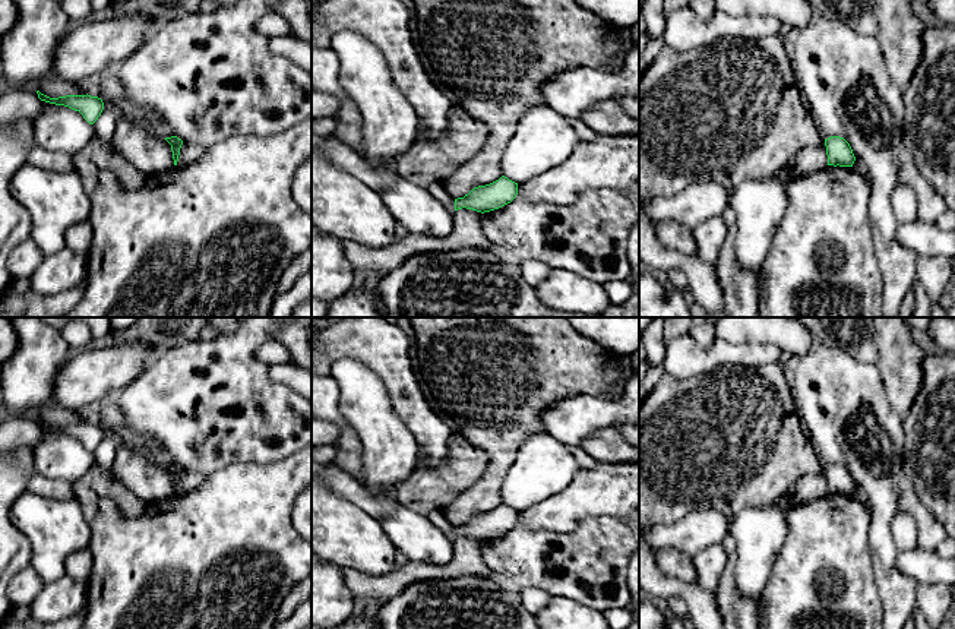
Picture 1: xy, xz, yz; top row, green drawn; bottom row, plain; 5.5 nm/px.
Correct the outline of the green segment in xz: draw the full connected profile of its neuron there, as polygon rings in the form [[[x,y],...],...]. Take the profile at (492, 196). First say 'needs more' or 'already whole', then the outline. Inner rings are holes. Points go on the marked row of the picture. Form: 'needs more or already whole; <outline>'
already whole; [[[502,176],[499,180],[474,187],[464,197],[455,199],[455,211],[467,208],[477,212],[490,212],[510,203],[518,195],[518,183]]]

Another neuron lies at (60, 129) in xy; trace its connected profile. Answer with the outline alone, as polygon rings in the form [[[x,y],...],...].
[[[45,101],[41,105],[41,114],[32,118],[35,146],[73,157],[97,135],[79,111]]]

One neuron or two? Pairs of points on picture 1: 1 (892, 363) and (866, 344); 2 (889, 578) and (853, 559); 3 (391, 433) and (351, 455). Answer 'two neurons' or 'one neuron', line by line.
1: one neuron
2: two neurons
3: two neurons

